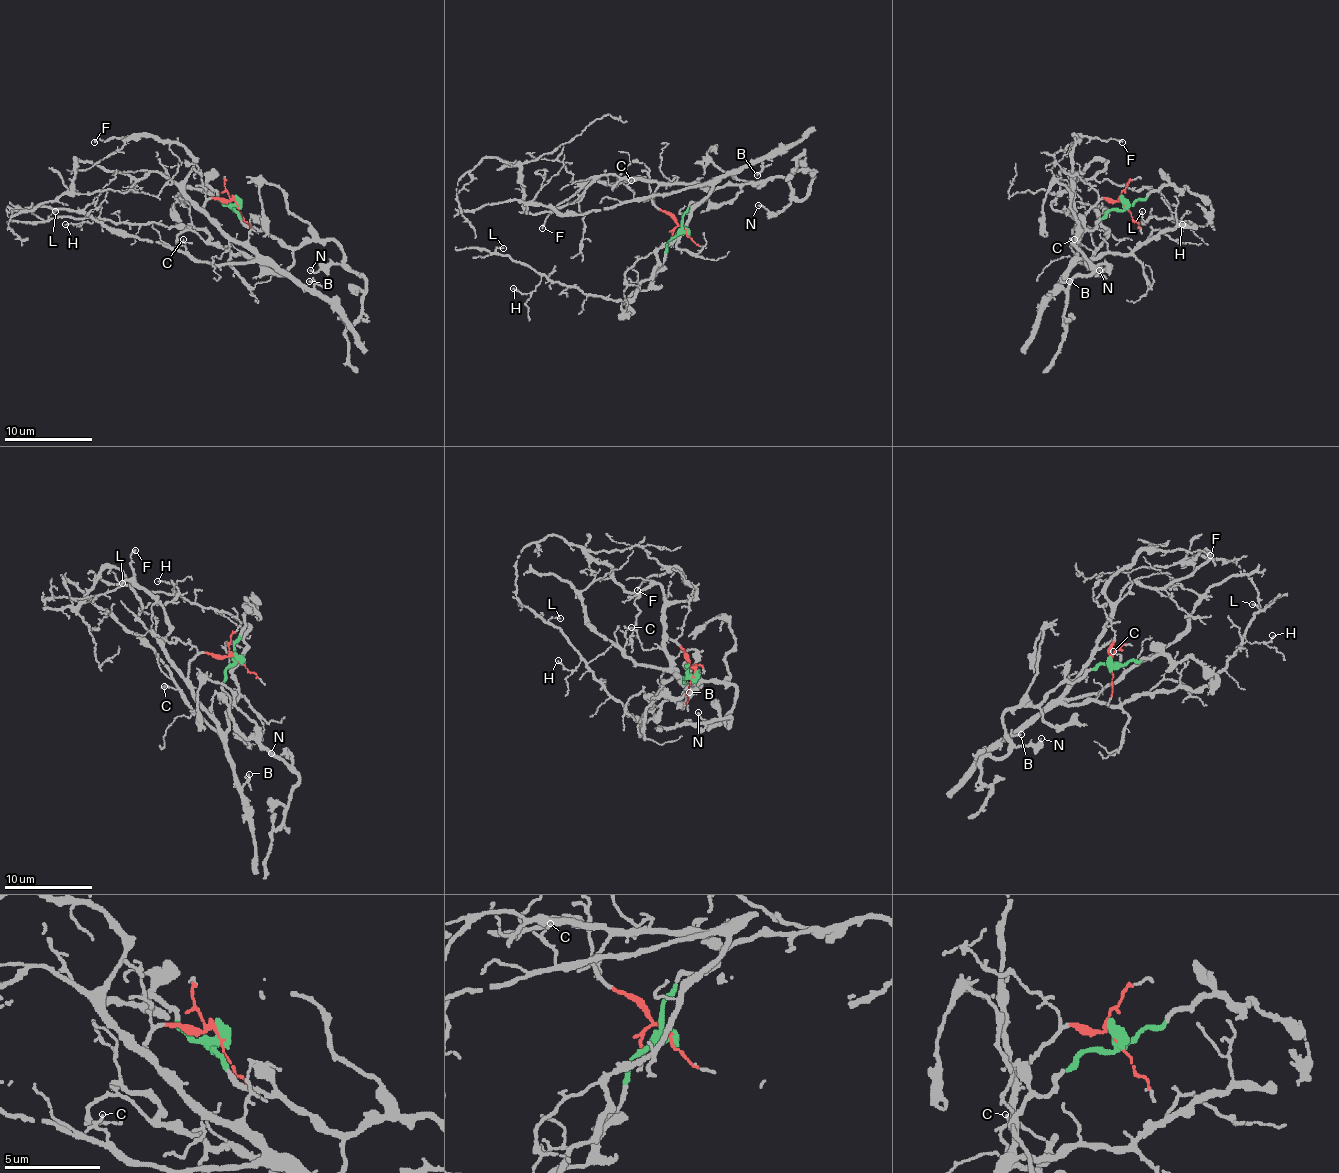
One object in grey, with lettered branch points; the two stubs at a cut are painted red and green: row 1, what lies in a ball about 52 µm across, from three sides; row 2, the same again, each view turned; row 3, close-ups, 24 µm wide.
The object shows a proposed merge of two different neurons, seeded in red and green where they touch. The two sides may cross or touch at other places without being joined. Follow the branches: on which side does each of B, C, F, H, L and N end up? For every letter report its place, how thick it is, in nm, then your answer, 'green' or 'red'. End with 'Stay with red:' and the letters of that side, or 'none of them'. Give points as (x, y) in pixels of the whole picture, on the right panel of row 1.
B: (1069, 281) | 150 nm | red
C: (1074, 239) | 110 nm | red
F: (1122, 142) | 120 nm | red
H: (1182, 224) | 120 nm | red
L: (1142, 211) | 100 nm | red
N: (1099, 270) | 140 nm | green
Stay with red: B, C, F, H, L

